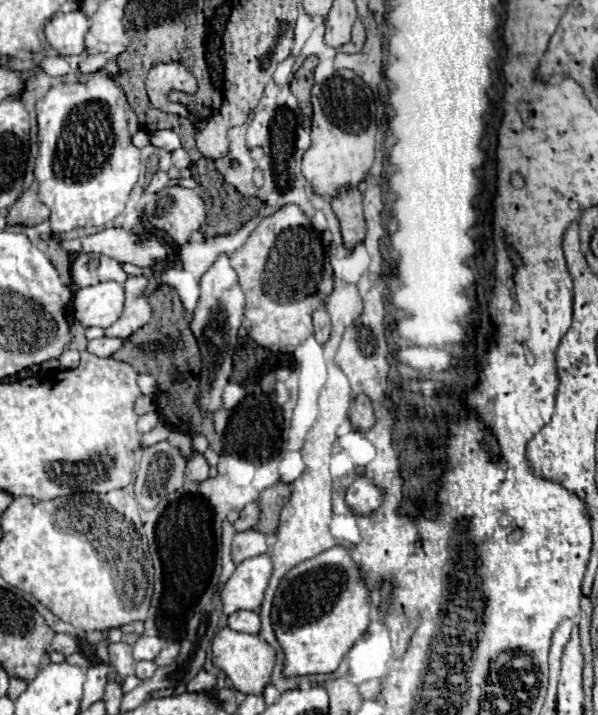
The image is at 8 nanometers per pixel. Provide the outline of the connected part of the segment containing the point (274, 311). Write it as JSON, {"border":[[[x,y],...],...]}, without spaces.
{"border":[[[286,204],[274,214],[266,216],[254,232],[248,236],[244,246],[240,246],[232,258],[232,268],[238,272],[240,286],[246,294],[246,312],[244,312],[244,322],[242,326],[248,330],[248,336],[264,346],[278,346],[284,350],[294,350],[300,346],[308,336],[314,334],[314,324],[312,324],[312,314],[318,310],[328,294],[334,290],[334,270],[328,260],[328,250],[320,238],[320,232],[314,230],[312,220],[304,214],[304,210],[296,204]]]}

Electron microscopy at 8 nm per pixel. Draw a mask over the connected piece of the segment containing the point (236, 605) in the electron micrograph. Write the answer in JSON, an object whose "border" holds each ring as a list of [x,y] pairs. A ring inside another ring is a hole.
{"border":[[[260,554],[254,558],[248,558],[240,562],[222,588],[222,602],[224,602],[224,612],[234,614],[236,610],[258,610],[264,600],[264,590],[268,588],[268,578],[272,576],[272,560],[268,554]]]}

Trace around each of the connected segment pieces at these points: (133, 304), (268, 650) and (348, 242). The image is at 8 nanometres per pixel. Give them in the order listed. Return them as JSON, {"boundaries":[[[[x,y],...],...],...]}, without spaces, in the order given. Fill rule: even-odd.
{"boundaries":[[[[142,274],[128,276],[128,280],[124,282],[124,288],[126,288],[124,312],[116,324],[106,328],[106,336],[128,338],[136,330],[140,330],[140,326],[148,324],[148,320],[152,316],[152,308],[148,306],[148,298],[144,294],[148,288],[148,282],[150,282],[150,278],[142,276]]],[[[222,628],[212,644],[212,662],[232,680],[236,690],[240,690],[242,694],[260,696],[270,684],[276,662],[276,650],[256,634],[242,634],[232,628]]],[[[344,186],[336,198],[332,198],[332,210],[336,212],[344,236],[344,246],[354,248],[364,240],[366,224],[362,214],[362,192],[358,188]]]]}

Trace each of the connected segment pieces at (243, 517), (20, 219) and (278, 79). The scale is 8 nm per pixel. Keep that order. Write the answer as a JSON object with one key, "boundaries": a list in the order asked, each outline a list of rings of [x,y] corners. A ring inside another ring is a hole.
{"boundaries":[[[[254,502],[254,504],[248,504],[242,512],[240,512],[240,518],[236,520],[234,528],[236,530],[250,530],[256,526],[256,522],[260,520],[260,506]]],[[[34,182],[18,200],[16,204],[10,208],[6,220],[8,224],[26,224],[26,226],[34,226],[40,224],[48,218],[50,210],[40,202],[38,198],[38,184]]],[[[292,56],[286,58],[282,64],[278,64],[278,68],[276,68],[276,72],[274,72],[274,82],[276,82],[278,86],[288,84],[290,74],[292,74],[292,64],[294,64],[294,58],[292,58]]]]}

